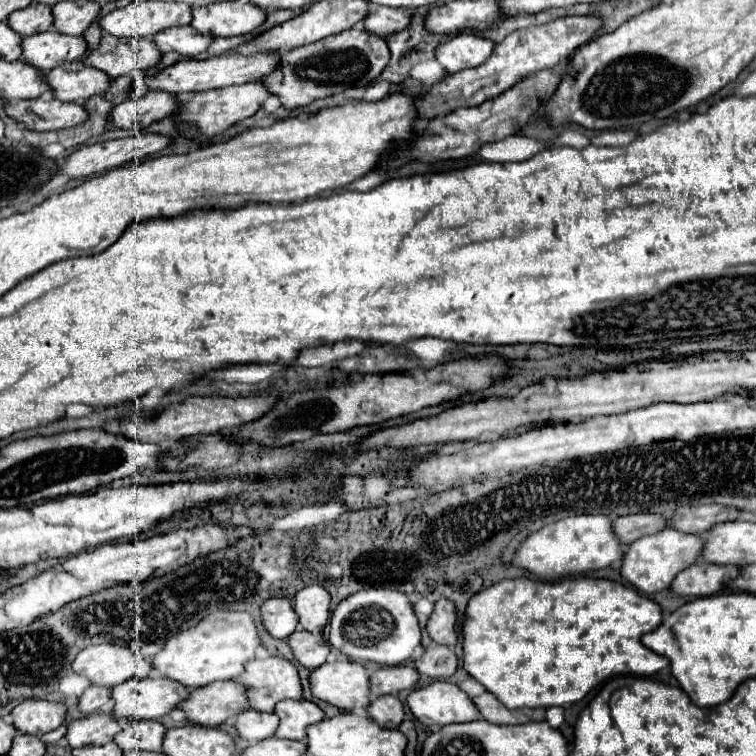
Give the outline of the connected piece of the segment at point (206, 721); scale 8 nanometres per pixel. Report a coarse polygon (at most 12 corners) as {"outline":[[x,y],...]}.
{"outline":[[235,681],[193,689],[177,707],[187,721],[217,727],[249,709]]}

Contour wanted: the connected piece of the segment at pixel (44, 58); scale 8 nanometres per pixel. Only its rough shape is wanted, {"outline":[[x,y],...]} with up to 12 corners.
{"outline":[[55,31],[23,37],[21,59],[53,69],[85,55],[83,37]]}

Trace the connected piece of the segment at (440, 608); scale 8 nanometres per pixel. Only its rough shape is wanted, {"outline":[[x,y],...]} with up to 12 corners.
{"outline":[[447,599],[435,603],[427,621],[429,637],[455,647],[455,605]]}

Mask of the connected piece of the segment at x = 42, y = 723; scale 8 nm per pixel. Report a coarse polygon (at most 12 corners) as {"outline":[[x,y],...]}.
{"outline":[[27,699],[11,711],[19,733],[57,729],[65,705]]}

